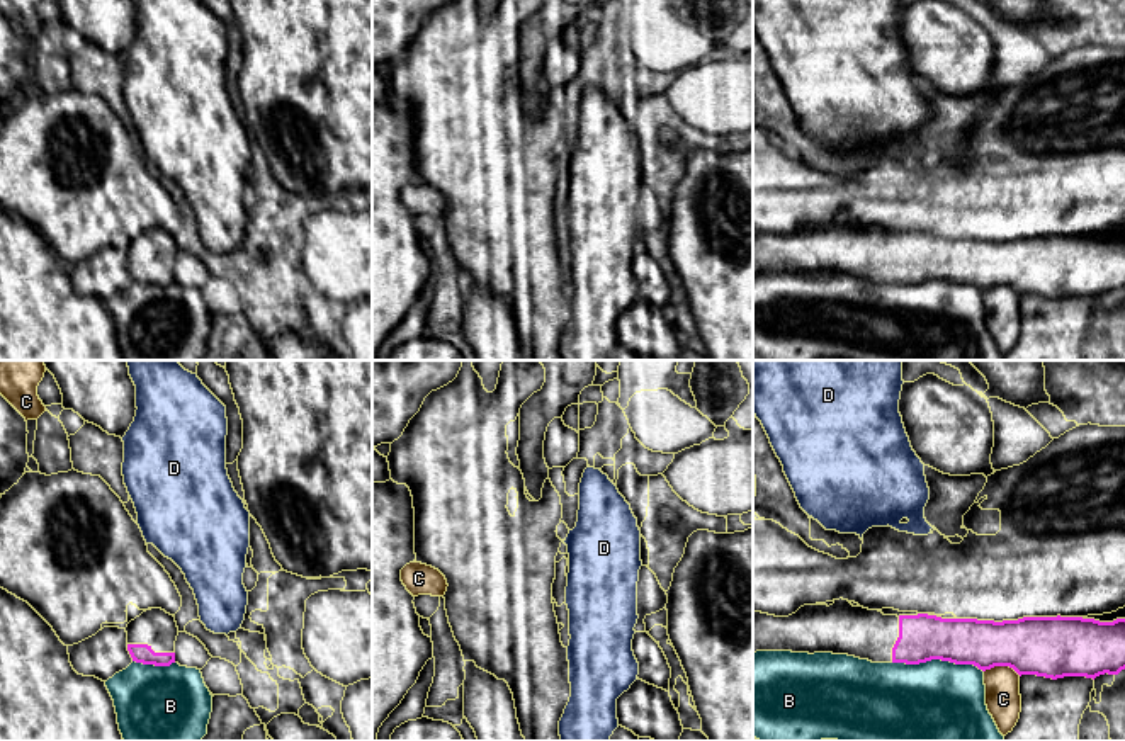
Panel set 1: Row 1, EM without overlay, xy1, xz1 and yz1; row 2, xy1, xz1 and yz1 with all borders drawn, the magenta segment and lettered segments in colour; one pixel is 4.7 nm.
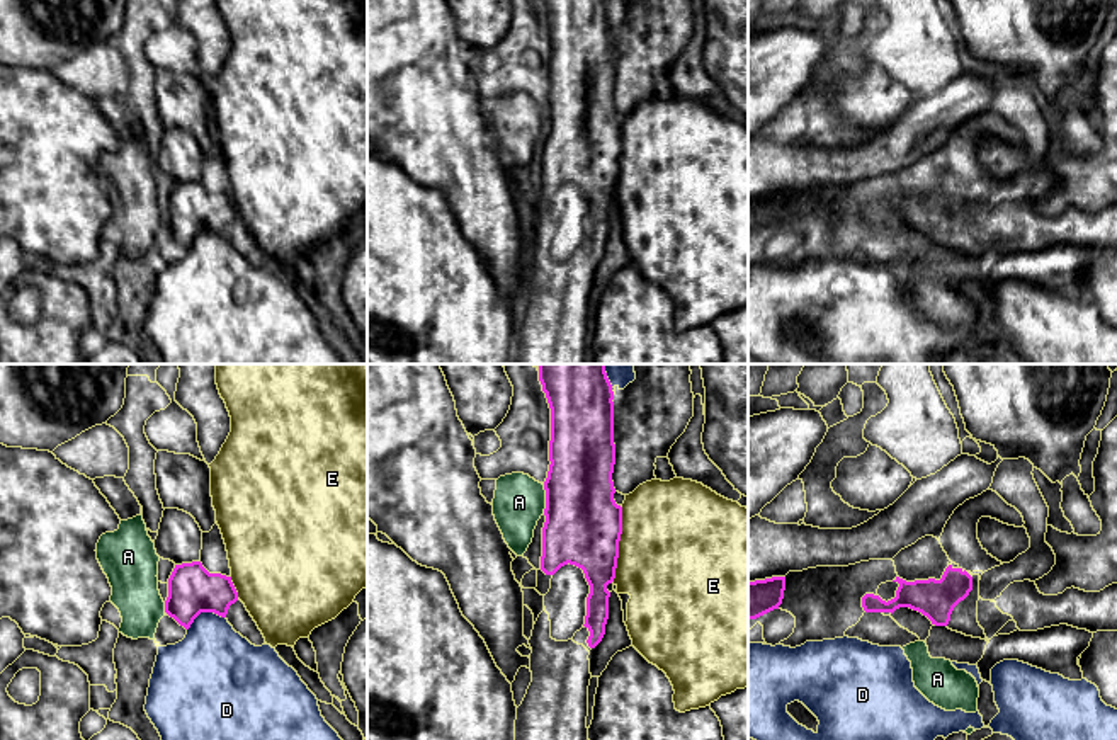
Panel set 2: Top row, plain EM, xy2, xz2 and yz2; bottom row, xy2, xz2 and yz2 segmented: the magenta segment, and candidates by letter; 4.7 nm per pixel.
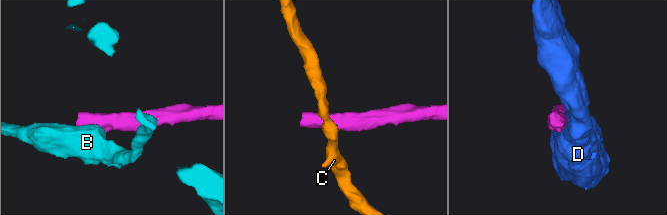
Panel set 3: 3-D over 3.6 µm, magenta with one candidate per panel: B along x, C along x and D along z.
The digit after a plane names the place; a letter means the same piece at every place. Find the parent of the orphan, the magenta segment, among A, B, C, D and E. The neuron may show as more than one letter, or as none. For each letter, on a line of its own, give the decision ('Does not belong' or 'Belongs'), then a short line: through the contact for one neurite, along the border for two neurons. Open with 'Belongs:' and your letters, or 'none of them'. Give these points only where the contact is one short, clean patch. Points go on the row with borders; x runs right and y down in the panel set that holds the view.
Belongs: none of them
A: Does not belong. Line: xz2 (543, 485), (544, 512)
B: Does not belong
C: Does not belong. Line: yz1 (984, 670), (1010, 667), (1020, 675)
D: Does not belong
E: Does not belong

